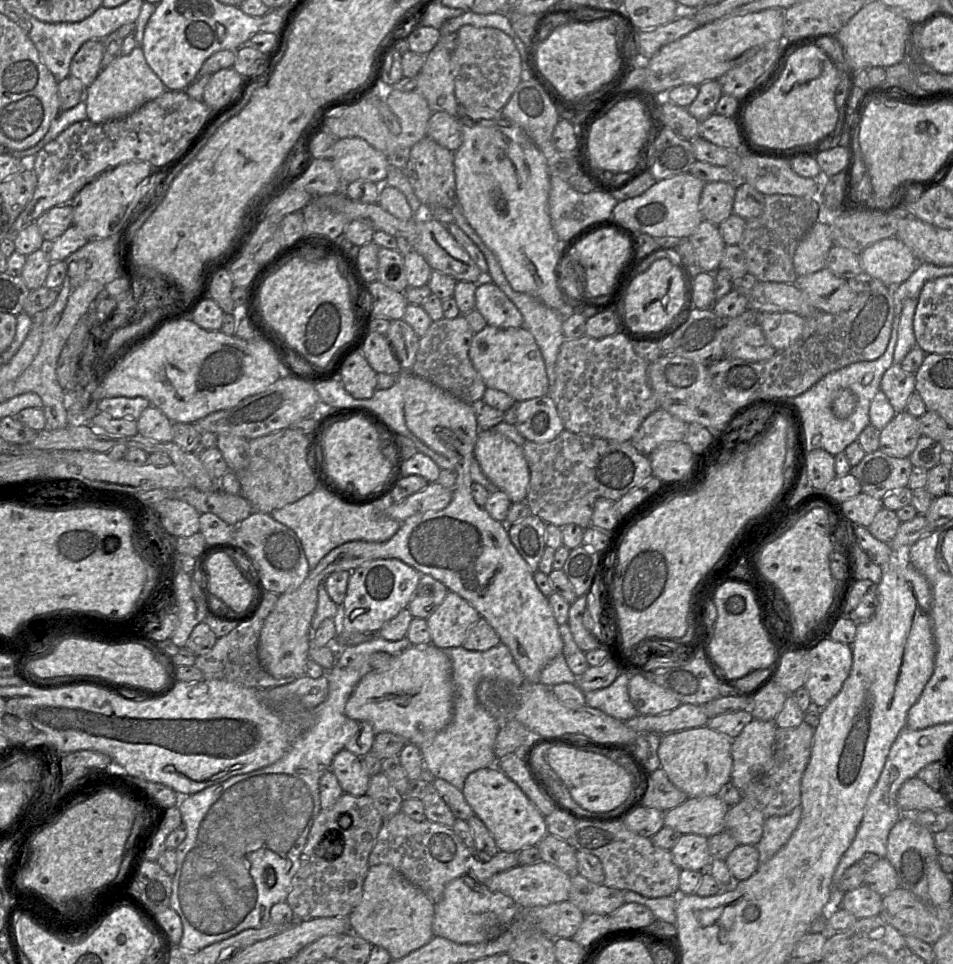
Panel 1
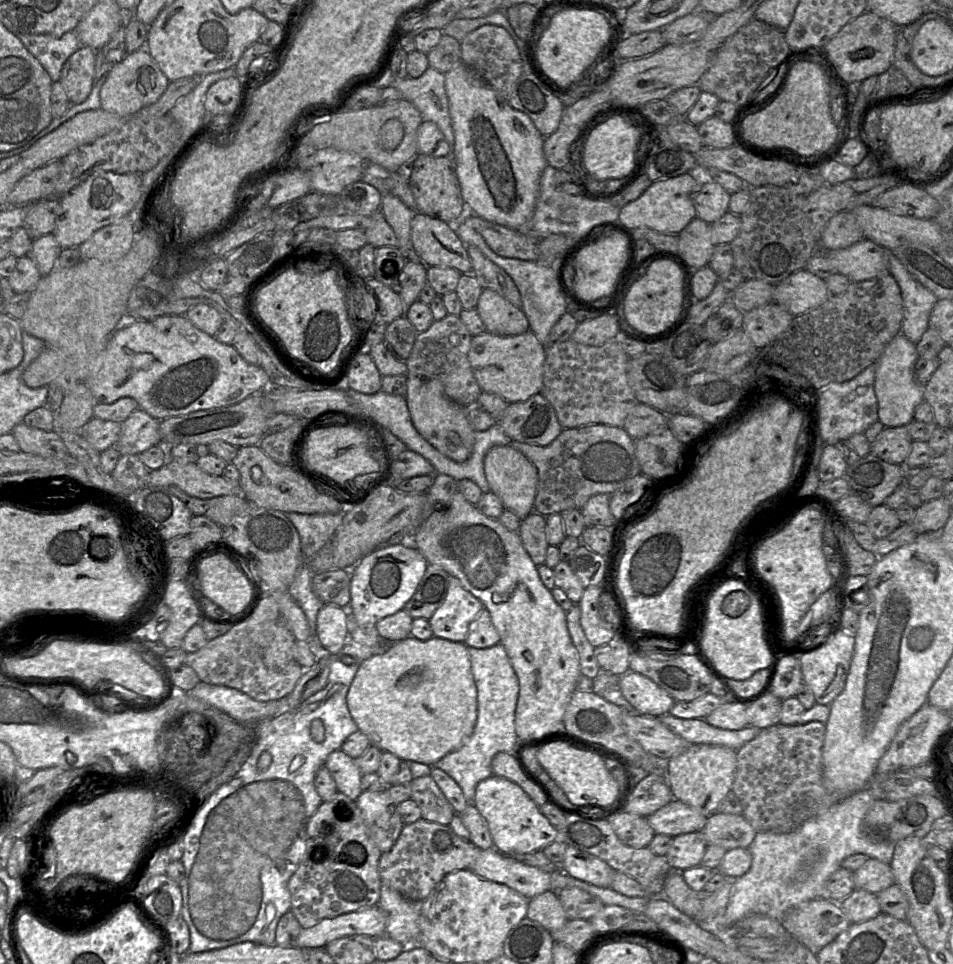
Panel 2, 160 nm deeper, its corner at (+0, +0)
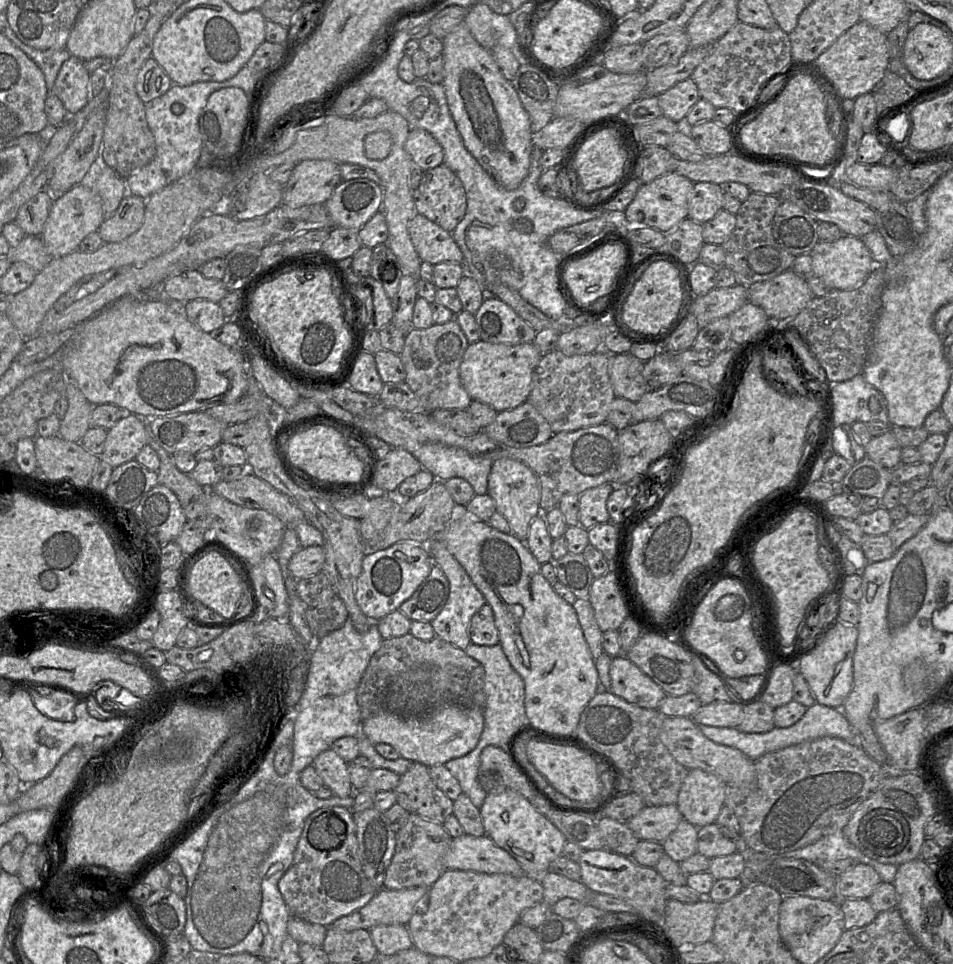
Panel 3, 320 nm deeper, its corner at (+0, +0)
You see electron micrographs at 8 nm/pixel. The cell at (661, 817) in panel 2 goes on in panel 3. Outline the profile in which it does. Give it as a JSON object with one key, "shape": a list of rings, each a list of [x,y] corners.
{"shape":[[[676,804],[646,805],[626,823],[639,840],[662,843],[683,819]]]}

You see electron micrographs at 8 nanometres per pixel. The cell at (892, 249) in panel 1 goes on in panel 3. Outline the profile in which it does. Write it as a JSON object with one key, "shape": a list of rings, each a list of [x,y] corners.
{"shape":[[[849,235],[833,242],[819,241],[810,255],[815,275],[834,290],[855,289],[875,267],[862,239]]]}

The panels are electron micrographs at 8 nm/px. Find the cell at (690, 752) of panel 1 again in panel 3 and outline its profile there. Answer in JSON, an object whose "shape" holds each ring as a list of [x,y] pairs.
{"shape":[[[688,770],[676,803],[683,819],[696,827],[715,823],[725,804],[727,785],[712,773]]]}

